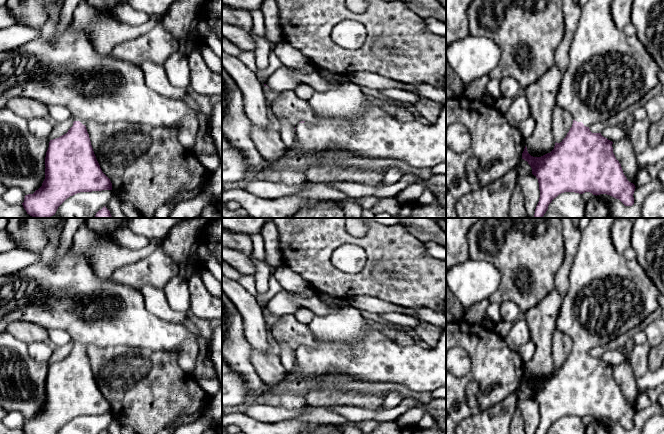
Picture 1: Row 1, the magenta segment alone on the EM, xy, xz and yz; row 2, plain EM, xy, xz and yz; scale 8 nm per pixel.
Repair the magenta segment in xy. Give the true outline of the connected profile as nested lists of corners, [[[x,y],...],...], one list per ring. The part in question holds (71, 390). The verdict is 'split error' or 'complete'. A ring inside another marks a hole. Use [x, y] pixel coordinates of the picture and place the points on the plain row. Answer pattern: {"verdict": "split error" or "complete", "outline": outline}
{"verdict": "split error", "outline": [[[65,221],[46,228],[48,243],[42,251],[38,262],[10,275],[0,276],[0,334],[6,332],[7,326],[16,321],[28,322],[46,330],[67,332],[73,341],[73,350],[59,362],[50,364],[45,381],[45,403],[42,410],[33,418],[25,419],[22,427],[25,434],[57,434],[70,420],[80,416],[112,414],[110,403],[102,396],[94,378],[86,347],[127,346],[145,348],[153,351],[176,352],[182,370],[192,375],[196,358],[199,354],[198,338],[184,325],[160,319],[150,313],[145,306],[141,291],[98,276],[87,257],[74,254],[71,247],[61,258],[56,258],[56,250]]]}

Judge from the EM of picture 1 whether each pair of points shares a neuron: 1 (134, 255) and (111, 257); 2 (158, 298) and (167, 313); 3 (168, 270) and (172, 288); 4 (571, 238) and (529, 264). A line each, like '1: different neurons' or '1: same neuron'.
1: same neuron
2: same neuron
3: different neurons
4: different neurons

